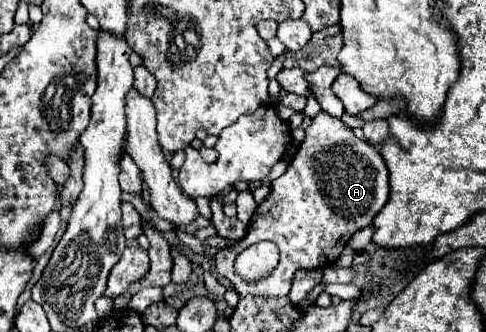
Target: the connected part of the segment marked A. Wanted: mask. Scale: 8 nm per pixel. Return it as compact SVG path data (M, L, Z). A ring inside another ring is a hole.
M320 112L306 128L306 138L288 164L288 170L272 182L270 196L256 208L248 234L236 246L216 252L216 270L230 280L240 296L286 296L296 270L332 266L352 234L370 226L386 202L388 168L380 152L358 140L342 120ZM262 240L270 240L280 248L280 264L268 276L246 282L232 272L234 260L242 250Z

